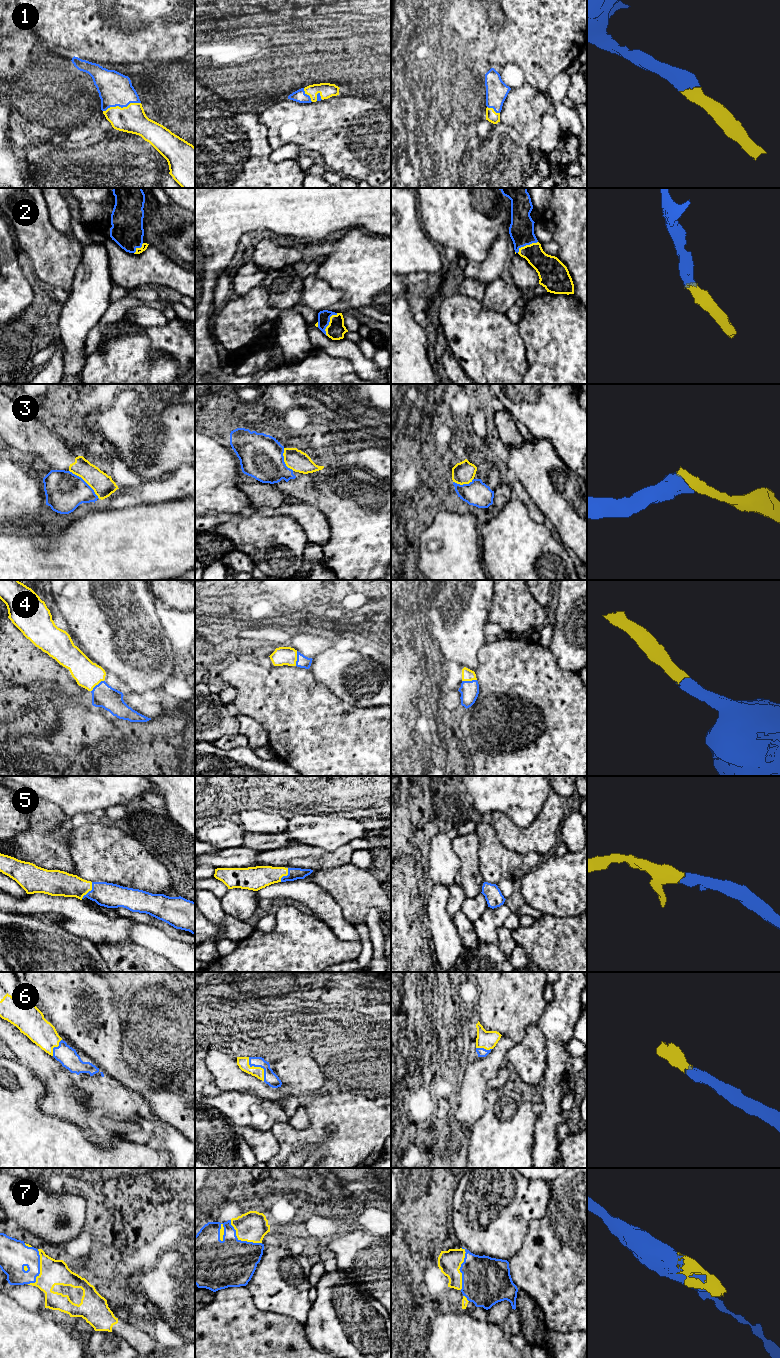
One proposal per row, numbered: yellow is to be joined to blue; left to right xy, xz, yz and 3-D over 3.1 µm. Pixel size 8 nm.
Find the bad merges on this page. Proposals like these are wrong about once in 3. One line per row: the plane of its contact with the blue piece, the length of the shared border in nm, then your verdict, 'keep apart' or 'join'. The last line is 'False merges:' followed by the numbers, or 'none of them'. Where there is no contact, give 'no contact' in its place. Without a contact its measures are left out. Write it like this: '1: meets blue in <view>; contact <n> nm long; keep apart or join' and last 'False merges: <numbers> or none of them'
1: meets blue in xy; contact 320 nm long; join
2: meets blue in xz; contact 200 nm long; join
3: meets blue in xy; contact 340 nm long; keep apart
4: meets blue in xz; contact 120 nm long; join
5: meets blue in xy; contact 160 nm long; join
6: meets blue in xz; contact 240 nm long; join
7: meets blue in yz; contact 340 nm long; join
False merges: 3

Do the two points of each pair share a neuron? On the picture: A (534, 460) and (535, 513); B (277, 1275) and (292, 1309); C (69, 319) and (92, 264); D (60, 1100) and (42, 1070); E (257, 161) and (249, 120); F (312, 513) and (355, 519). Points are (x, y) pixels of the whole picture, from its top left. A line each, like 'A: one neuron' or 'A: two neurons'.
A: two neurons
B: one neuron
C: one neuron
D: one neuron
E: one neuron
F: two neurons

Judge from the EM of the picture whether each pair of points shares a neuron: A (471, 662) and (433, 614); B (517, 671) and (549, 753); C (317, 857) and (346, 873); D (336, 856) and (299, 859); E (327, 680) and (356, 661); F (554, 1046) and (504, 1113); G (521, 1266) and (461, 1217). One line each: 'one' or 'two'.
A: one
B: one
C: two
D: one
E: one
F: two
G: two

